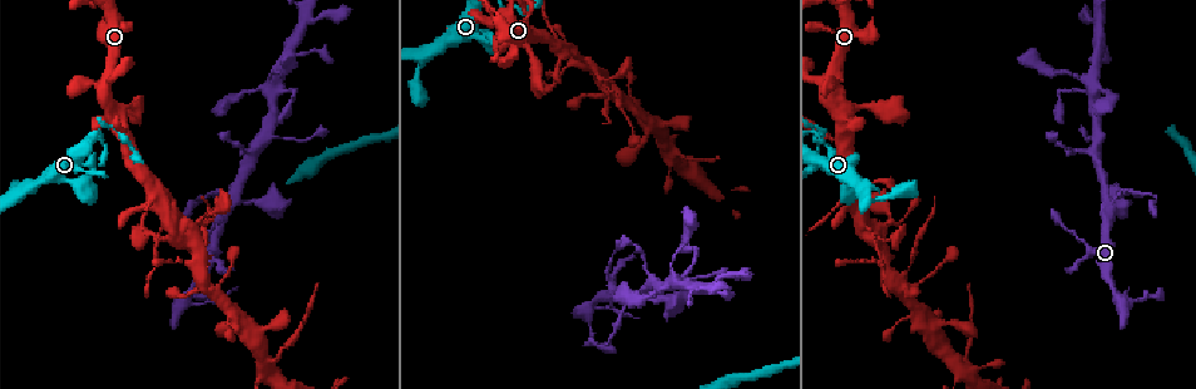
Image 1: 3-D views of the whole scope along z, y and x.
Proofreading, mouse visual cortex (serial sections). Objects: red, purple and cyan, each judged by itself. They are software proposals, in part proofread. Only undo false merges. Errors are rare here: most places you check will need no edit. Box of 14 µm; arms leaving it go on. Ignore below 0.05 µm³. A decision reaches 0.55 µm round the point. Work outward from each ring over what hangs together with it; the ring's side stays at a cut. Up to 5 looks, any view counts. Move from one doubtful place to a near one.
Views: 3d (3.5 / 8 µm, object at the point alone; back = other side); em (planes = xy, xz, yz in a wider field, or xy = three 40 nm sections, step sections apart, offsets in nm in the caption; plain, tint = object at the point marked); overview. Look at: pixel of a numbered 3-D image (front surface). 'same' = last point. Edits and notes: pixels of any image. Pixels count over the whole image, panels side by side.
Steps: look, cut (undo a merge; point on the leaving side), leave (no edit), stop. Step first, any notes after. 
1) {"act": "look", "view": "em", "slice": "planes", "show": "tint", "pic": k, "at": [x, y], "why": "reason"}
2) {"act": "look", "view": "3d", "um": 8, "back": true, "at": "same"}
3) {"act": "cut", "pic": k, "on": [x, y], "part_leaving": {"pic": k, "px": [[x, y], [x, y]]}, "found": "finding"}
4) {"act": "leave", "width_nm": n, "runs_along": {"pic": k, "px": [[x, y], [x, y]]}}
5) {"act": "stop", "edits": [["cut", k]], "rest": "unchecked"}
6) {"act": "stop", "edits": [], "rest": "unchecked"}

{"act": "look", "view": "3d", "um": 8, "pic": 1, "at": [671, 278], "why": "four or more arms meet"}

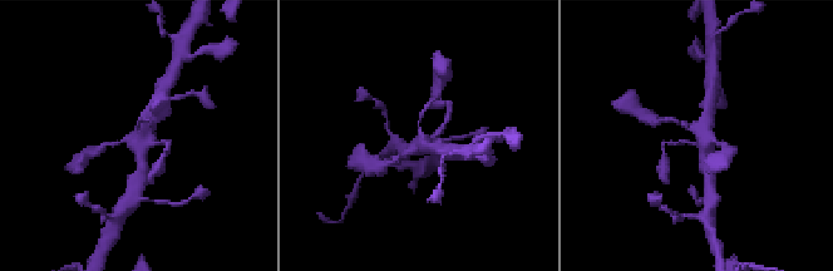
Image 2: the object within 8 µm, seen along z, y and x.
{"act": "look", "view": "3d", "um": 3.5, "pic": 2, "at": [709, 142]}

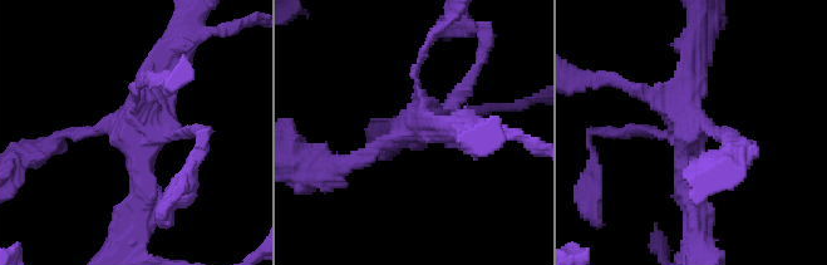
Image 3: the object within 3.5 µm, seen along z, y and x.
{"act": "leave", "runs_along": {"pic": 3, "px": [[138, 221], [142, 109], [166, 59]]}, "found": "one cell here"}

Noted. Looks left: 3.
{"act": "look", "view": "3d", "um": 3.5, "pic": 1, "at": [889, 277], "why": "sharp bend"}

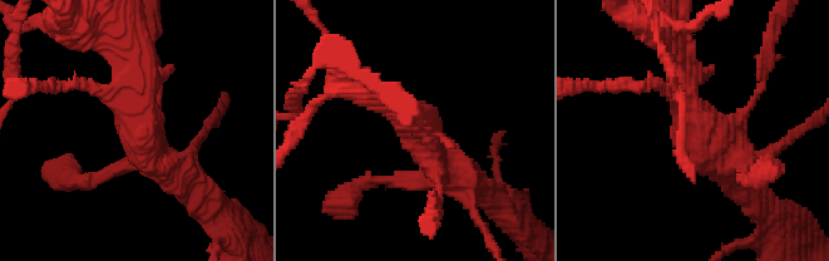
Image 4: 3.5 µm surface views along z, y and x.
{"act": "look", "view": "em", "slice": "xy", "step": 1, "show": "tint", "pic": 4, "at": [699, 138]}

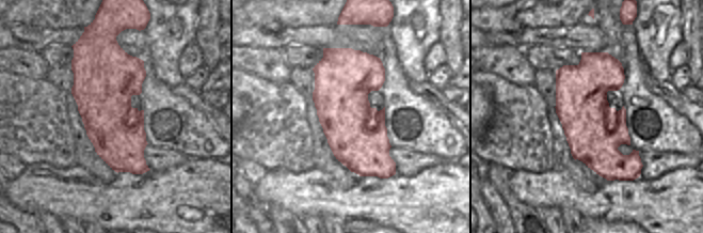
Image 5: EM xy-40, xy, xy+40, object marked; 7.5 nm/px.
{"act": "look", "view": "em", "slice": "xy", "step": 3, "show": "tint", "at": "same"}

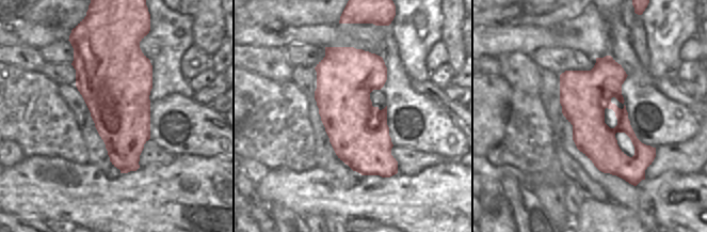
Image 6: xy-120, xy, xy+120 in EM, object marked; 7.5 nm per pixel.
{"act": "leave", "arm_widths_nm": [150, 350, 400], "runs_along": {"pic": 4, "px": [[681, 50], [690, 127], [748, 177]]}, "found": "all the same cell"}

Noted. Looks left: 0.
{"act": "stop", "edits": [], "rest": "unchecked"}

